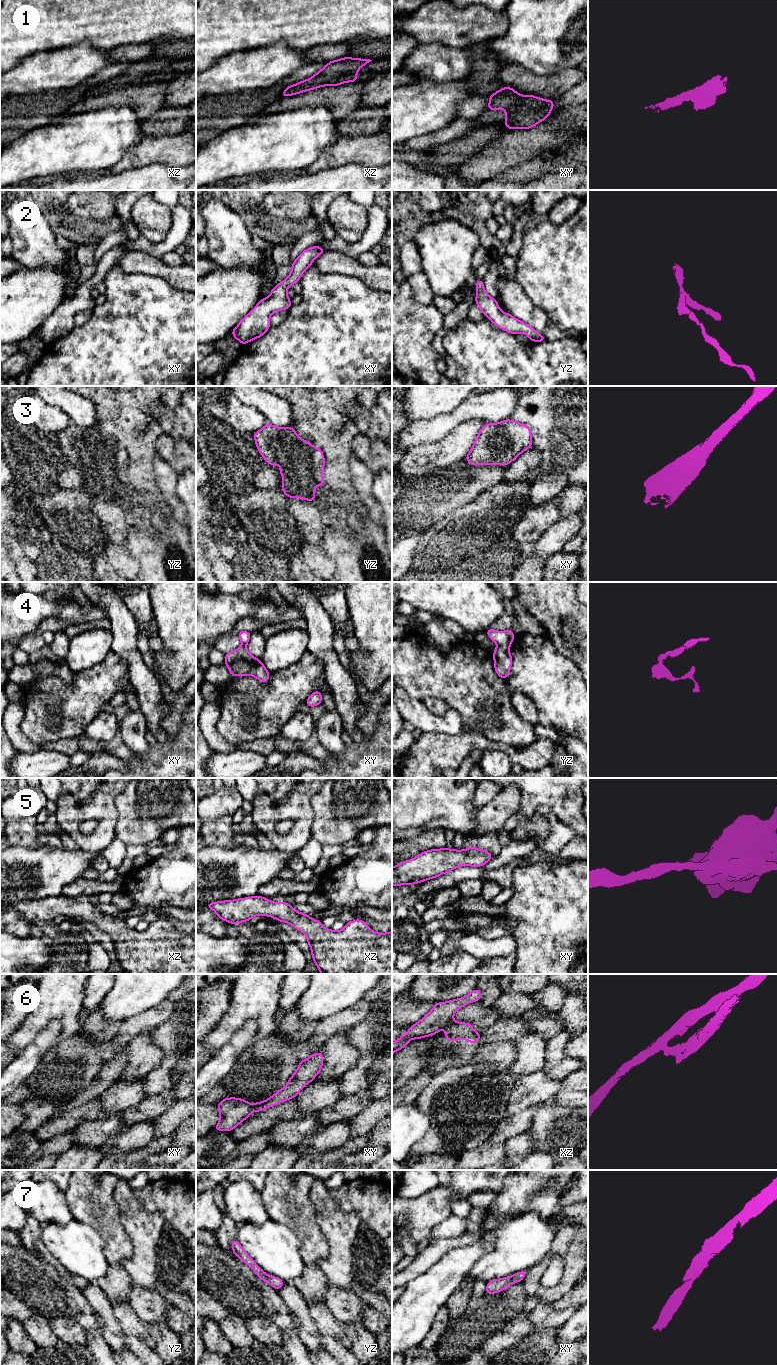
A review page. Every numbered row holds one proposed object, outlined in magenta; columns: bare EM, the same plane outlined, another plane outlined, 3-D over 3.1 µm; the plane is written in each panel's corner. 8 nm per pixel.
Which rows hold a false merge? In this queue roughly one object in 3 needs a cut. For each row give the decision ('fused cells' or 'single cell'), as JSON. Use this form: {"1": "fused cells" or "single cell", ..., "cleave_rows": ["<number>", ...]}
{"1": "single cell", "2": "single cell", "3": "single cell", "4": "single cell", "5": "single cell", "6": "fused cells", "7": "single cell", "cleave_rows": ["6"]}

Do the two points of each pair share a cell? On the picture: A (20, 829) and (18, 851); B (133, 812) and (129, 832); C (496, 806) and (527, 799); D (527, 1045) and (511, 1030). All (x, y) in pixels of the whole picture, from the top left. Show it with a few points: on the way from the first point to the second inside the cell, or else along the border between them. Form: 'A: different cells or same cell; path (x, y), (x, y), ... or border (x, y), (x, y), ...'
A: different cells; border (10, 845), (42, 846)
B: same cell; path (133, 817), (133, 827)
C: different cells; border (519, 788), (519, 805), (506, 821)
D: different cells; border (528, 1033), (516, 1042)

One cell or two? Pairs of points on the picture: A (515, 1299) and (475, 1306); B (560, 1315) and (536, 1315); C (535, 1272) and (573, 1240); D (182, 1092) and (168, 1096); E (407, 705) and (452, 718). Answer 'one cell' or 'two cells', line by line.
A: one cell
B: one cell
C: one cell
D: two cells
E: one cell

